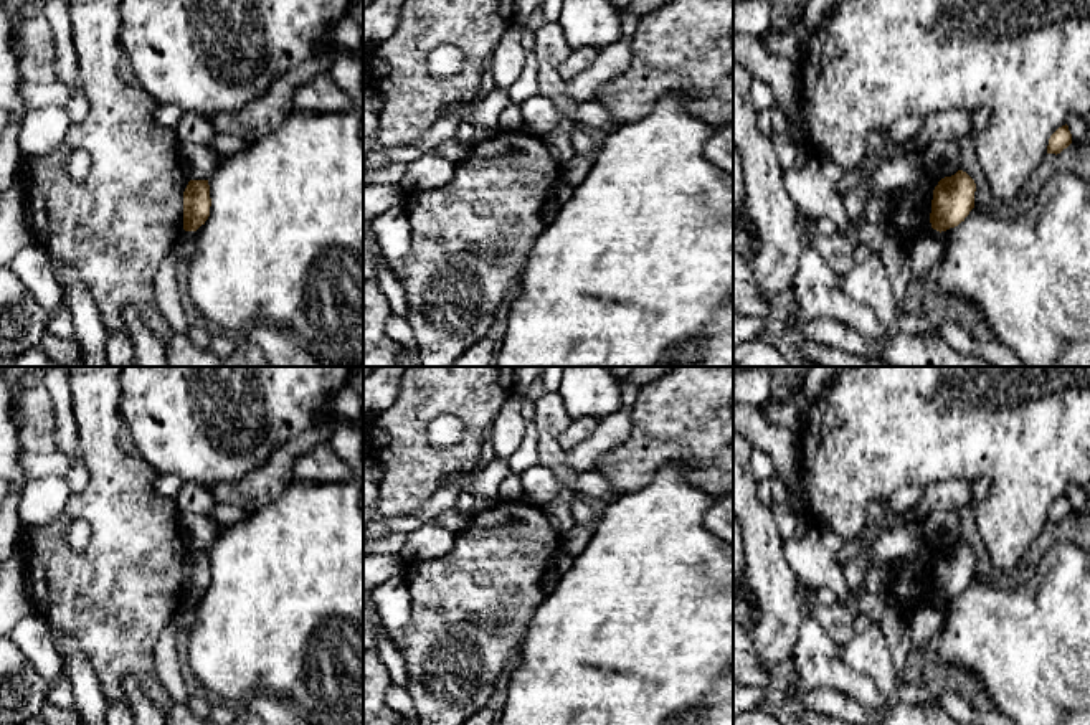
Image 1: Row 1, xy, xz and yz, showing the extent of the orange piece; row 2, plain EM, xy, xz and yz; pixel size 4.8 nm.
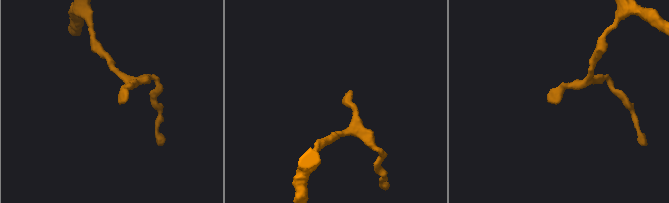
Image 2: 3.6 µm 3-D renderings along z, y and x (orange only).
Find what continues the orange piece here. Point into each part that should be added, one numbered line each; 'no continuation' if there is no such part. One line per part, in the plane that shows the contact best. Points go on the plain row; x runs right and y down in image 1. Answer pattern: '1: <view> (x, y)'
no continuation

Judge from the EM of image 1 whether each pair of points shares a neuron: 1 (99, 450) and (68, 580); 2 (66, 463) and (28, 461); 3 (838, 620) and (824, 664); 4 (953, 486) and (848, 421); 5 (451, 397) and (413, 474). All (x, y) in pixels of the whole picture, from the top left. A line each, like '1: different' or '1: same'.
1: same
2: same
3: different
4: different
5: same

